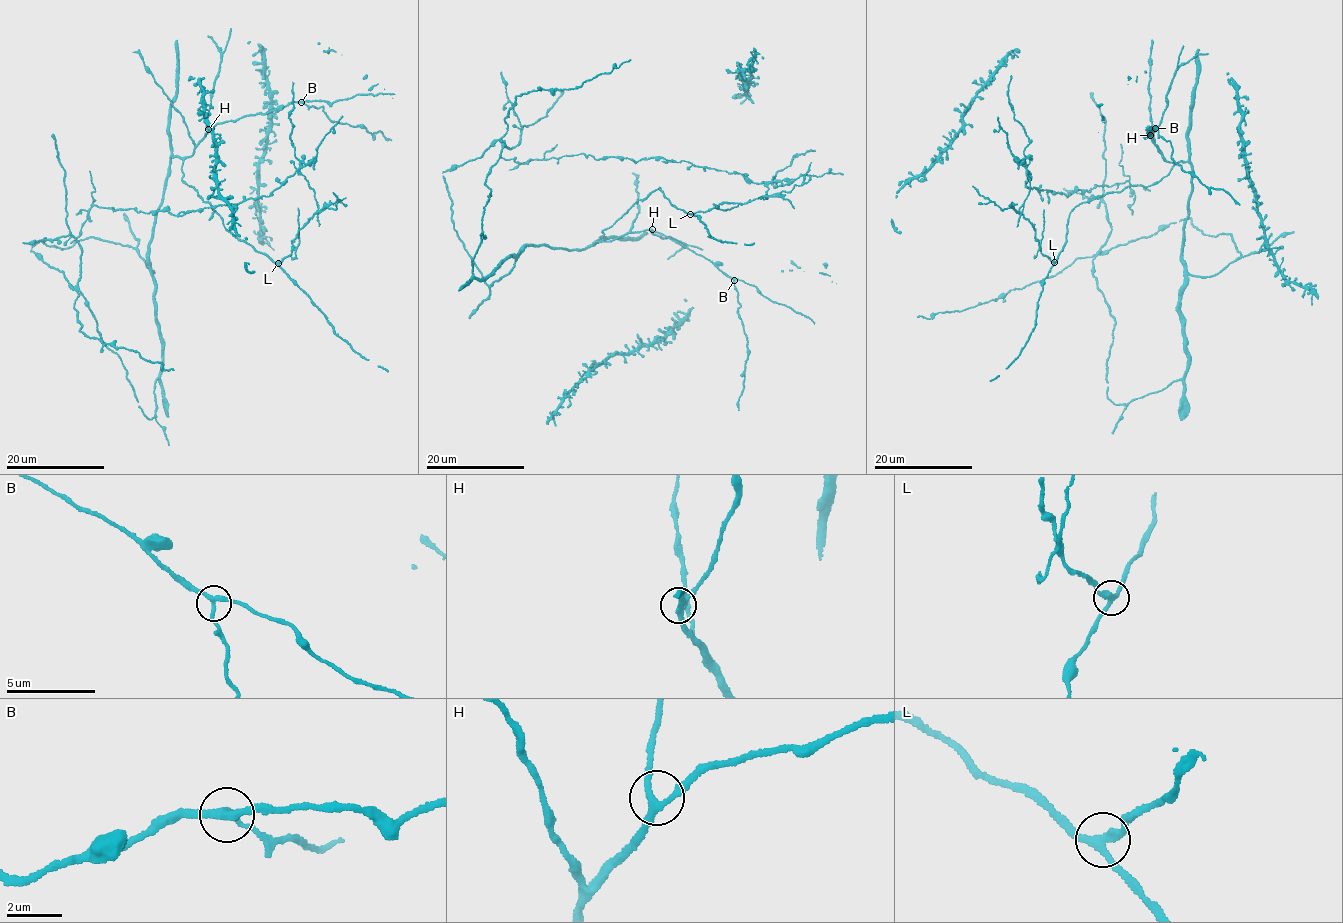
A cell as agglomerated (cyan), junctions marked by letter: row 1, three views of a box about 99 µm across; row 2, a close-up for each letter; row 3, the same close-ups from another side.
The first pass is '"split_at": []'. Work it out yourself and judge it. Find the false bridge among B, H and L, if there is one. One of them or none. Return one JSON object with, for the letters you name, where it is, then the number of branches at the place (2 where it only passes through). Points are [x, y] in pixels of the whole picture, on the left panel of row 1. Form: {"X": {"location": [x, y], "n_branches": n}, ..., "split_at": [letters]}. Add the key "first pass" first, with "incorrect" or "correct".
{"first pass": "incorrect", "L": {"location": [278, 263], "n_branches": 3}, "split_at": ["L"]}

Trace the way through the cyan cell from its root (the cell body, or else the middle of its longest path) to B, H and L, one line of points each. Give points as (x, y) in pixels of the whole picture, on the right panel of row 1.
B: (1153, 184), (1169, 172), (1174, 164), (1163, 158), (1162, 151), (1150, 136), (1150, 129), (1148, 131), (1155, 128)
H: (1153, 184), (1169, 172), (1174, 164), (1163, 158), (1150, 135)
L: (1153, 184), (1128, 186), (1120, 191), (1095, 197), (1074, 208), (1065, 225), (1066, 240), (1054, 262)

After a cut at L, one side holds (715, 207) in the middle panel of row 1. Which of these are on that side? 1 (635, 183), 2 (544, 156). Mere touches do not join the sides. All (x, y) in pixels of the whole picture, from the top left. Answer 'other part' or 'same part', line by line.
1: other part
2: same part

